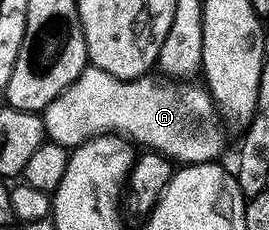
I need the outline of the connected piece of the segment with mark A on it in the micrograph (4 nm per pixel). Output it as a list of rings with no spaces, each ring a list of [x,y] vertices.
[[[89,65],[80,81],[70,84],[70,88],[50,100],[42,112],[47,141],[75,148],[82,141],[80,130],[117,133],[183,165],[217,161],[226,144],[223,125],[210,93],[203,87],[195,88],[192,82],[154,75],[124,81],[110,76],[110,72],[102,72],[102,68]]]

